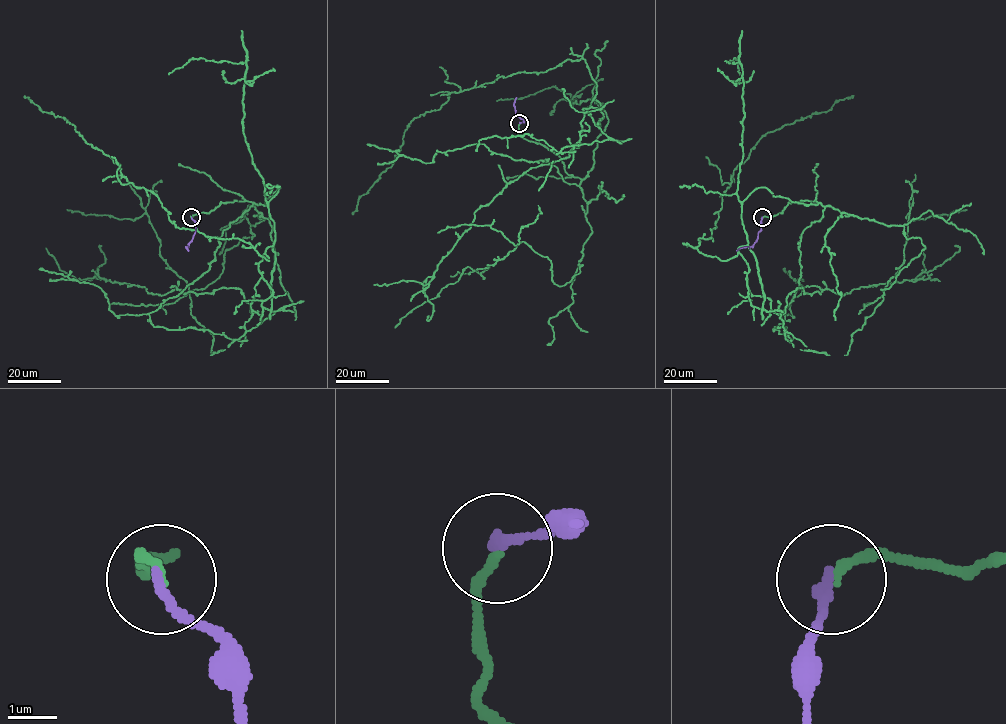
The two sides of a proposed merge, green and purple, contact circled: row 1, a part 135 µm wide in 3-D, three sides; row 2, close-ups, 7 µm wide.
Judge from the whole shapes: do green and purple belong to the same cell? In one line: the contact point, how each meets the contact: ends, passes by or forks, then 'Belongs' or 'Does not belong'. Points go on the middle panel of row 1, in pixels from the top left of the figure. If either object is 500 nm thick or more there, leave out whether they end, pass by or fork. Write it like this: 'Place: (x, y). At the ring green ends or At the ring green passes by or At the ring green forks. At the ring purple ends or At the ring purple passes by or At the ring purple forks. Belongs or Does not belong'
Place: (519, 123). At the ring green ends. At the ring purple ends. Belongs

